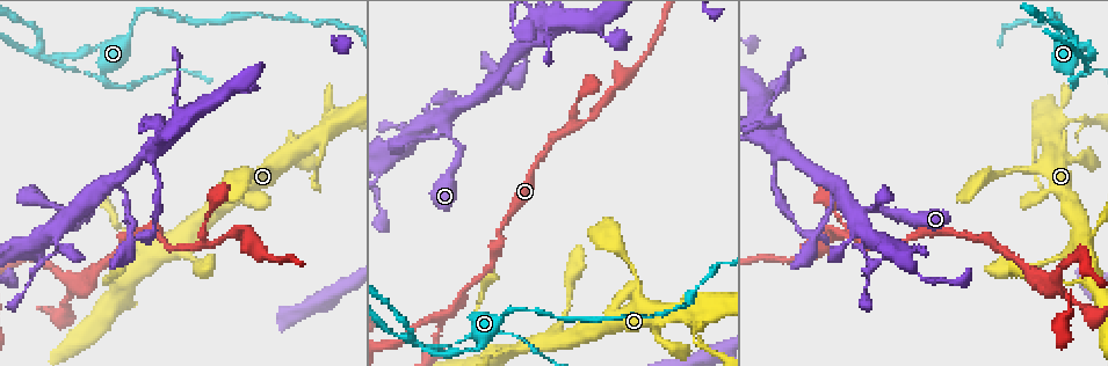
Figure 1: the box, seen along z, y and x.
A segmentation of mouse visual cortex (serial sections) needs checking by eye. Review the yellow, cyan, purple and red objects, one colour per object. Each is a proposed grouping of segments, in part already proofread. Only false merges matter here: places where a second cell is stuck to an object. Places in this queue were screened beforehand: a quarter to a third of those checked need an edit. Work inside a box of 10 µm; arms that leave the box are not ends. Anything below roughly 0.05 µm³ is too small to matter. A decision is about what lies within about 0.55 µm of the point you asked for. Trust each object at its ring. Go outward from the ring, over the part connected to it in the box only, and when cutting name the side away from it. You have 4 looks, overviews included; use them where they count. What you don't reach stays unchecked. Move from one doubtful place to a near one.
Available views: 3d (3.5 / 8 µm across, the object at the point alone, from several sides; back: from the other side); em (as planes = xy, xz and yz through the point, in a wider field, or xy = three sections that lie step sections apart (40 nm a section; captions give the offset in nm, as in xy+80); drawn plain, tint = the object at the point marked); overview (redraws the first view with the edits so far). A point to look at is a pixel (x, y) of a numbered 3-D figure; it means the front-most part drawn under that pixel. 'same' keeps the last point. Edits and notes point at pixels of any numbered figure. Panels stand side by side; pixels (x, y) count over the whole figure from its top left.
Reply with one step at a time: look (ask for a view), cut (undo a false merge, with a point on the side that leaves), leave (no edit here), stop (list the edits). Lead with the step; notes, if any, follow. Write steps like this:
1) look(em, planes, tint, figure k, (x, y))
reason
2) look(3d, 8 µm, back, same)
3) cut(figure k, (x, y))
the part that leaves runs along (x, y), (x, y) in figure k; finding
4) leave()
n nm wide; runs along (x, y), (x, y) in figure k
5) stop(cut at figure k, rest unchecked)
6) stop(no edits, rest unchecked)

look(3d, 3.5 µm, figure 1, (694, 342))
abrupt turn

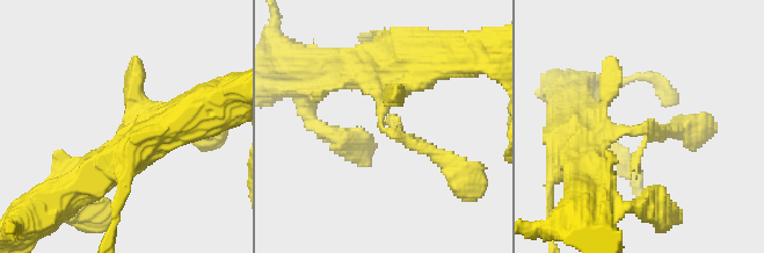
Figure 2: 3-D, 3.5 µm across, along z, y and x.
look(em, xy, step 1, tint, figure 2, (647, 127))
now the EM

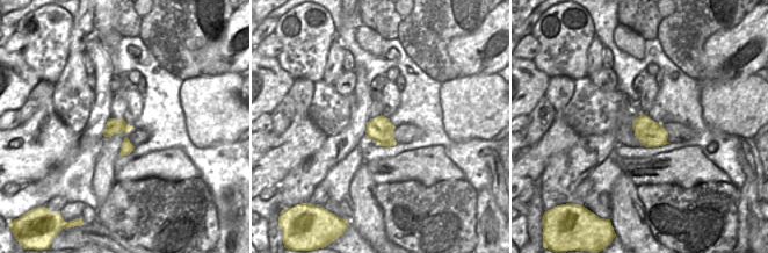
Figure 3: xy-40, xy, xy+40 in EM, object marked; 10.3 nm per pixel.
leave()
280 nm wide; runs along (384, 64), (380, 127), (456, 167) in figure 2; continuous, no second cell

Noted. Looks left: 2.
look(3d, 3.5 µm, figure 1, (1081, 57))
three-way junction

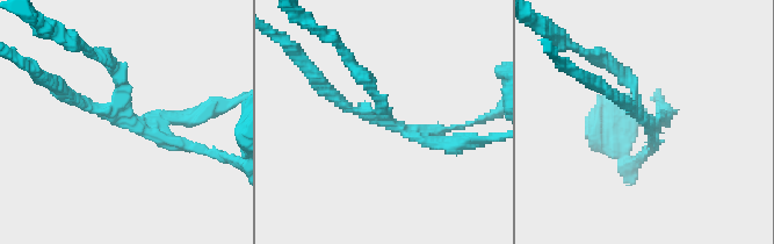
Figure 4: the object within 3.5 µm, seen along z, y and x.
look(em, xy, step 3, tint, figure 4, (391, 124))
need the tissue

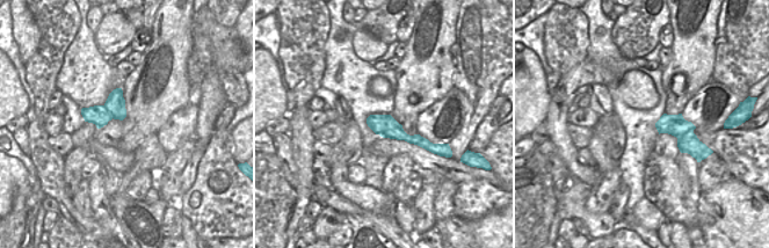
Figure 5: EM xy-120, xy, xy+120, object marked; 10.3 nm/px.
cut(figure 4, (122, 67))
a second cell is stuck on

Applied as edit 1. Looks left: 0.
stop(cut at figure 4, rest unchecked)

